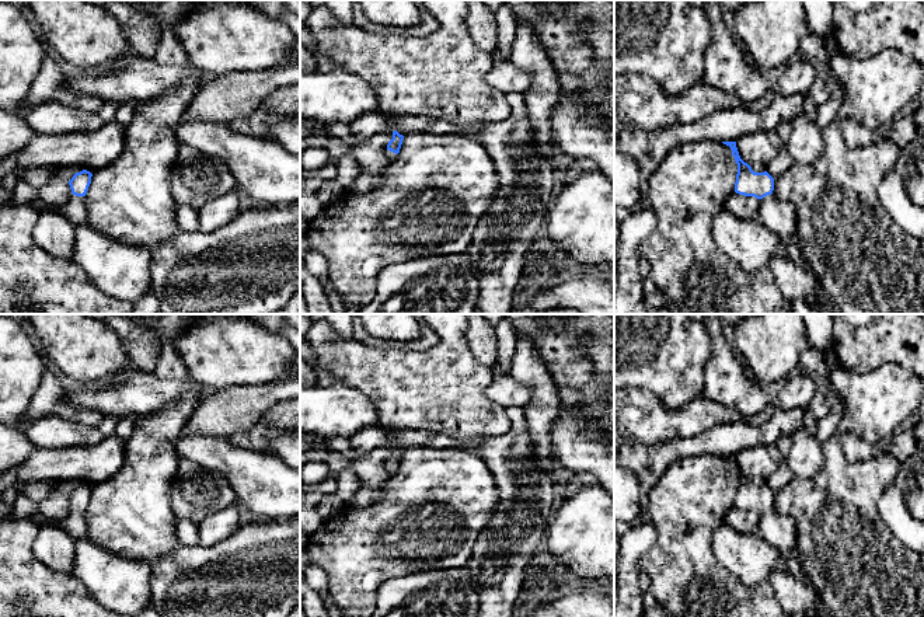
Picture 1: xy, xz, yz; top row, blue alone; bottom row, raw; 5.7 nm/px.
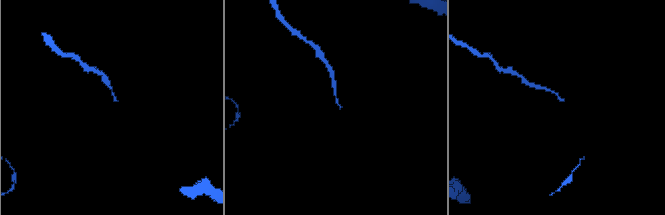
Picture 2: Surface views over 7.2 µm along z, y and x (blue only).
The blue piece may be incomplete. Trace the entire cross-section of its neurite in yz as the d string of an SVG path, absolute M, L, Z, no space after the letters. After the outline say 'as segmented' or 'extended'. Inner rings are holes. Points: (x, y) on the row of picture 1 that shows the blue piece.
M736 142L722 143L731 147L738 164L735 192L745 196L754 196L760 201L759 222L782 240L789 261L812 273L809 261L802 254L796 237L795 206L771 195L774 191L774 178L767 171L754 172L752 167L740 158Z; extended

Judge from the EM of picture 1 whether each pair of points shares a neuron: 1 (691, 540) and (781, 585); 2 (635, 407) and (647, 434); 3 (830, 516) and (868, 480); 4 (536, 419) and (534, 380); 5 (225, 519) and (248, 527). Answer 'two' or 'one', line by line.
1: two
2: one
3: one
4: one
5: two

